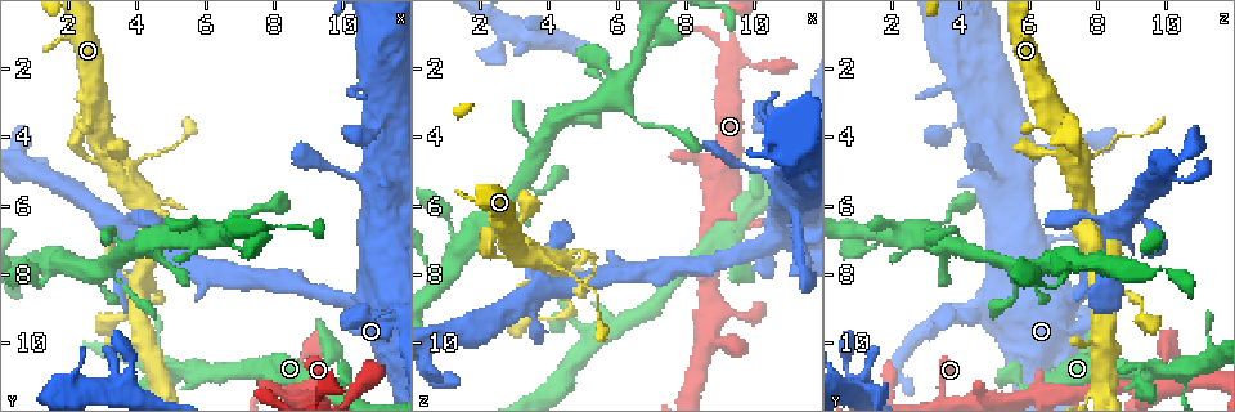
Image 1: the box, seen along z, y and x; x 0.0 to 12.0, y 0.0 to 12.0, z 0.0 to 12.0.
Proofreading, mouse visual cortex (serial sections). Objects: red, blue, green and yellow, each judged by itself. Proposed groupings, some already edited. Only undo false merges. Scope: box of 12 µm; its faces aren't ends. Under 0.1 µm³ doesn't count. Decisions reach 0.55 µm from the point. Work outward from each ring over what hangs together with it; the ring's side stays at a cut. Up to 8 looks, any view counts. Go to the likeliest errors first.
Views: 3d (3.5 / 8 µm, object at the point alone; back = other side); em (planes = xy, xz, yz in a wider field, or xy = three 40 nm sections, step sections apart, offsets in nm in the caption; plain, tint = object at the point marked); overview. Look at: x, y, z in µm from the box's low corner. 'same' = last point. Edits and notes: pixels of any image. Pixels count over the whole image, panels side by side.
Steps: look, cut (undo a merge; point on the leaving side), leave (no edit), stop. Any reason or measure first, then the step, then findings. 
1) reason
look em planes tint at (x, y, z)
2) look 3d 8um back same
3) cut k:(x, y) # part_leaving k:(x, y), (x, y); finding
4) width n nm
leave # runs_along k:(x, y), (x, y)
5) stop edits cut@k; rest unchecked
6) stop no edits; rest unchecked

look 3d 8um back at (4.8, 10.7, 9.4)

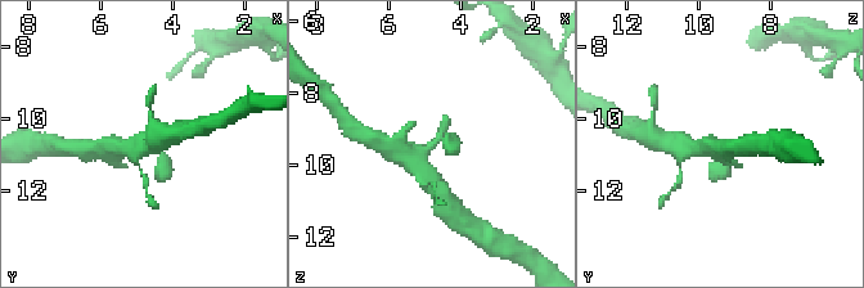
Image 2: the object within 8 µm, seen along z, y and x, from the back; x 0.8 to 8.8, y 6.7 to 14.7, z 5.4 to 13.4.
now the EM
look em xy step 2 tint same

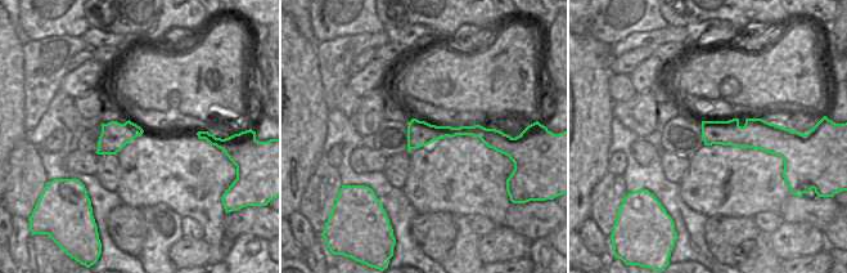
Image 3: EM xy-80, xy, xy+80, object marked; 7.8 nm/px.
leave # runs_along 3:(410, 129), (477, 130), (491, 144); all the same cell

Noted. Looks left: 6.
sharp bend
look 3d 3.5um at (4.7, 8.5, 8.9)

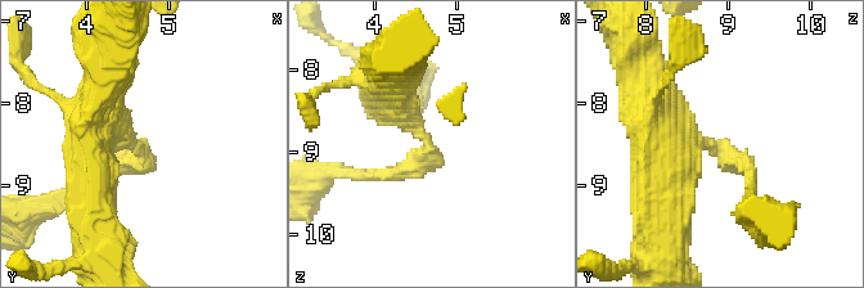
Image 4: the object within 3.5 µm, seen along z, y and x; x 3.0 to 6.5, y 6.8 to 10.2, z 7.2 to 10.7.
arm_widths 150, 400 nm; now the EM
look em xy step 3 tint at (4.65, 8.50, 8.90)

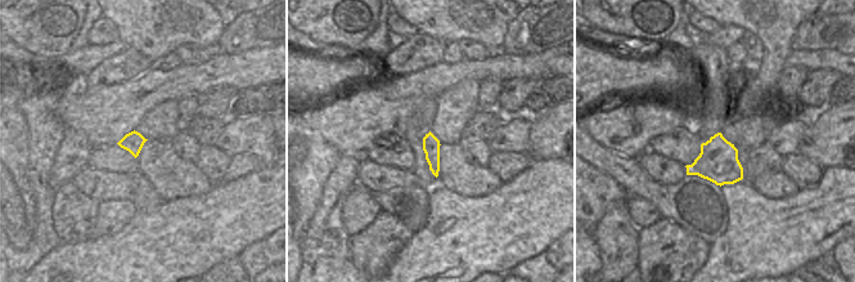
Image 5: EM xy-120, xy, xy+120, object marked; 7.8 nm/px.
look em xy step 5 tint same

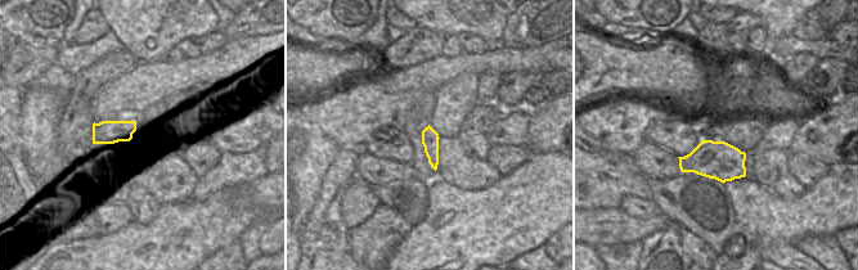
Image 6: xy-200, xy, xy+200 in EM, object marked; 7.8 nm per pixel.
leave # runs_along 4:(657, 121), (720, 145), (752, 185); all the same cell

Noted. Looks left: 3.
calibre changes
look 3d 3.5um at (11.3, 2.9, 4.5)

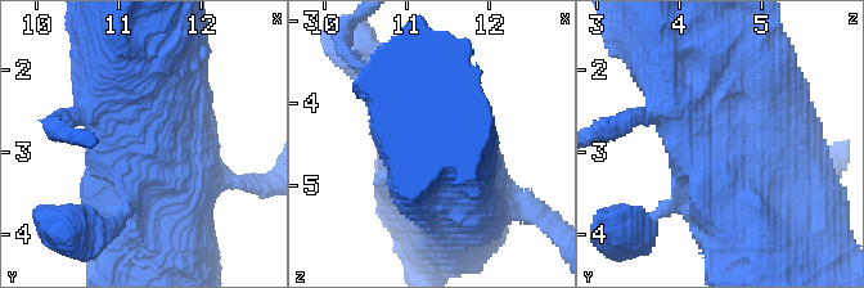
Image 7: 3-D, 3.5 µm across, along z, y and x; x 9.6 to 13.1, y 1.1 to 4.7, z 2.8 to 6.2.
look em xy step 5 tint same

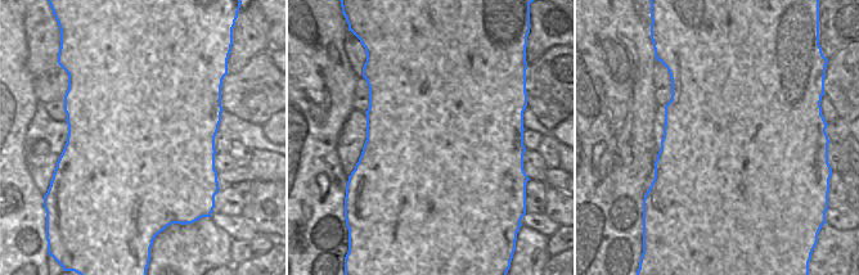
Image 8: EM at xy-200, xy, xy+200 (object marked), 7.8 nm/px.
leave # all the same cell

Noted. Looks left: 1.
stop no edits; rest unchecked

